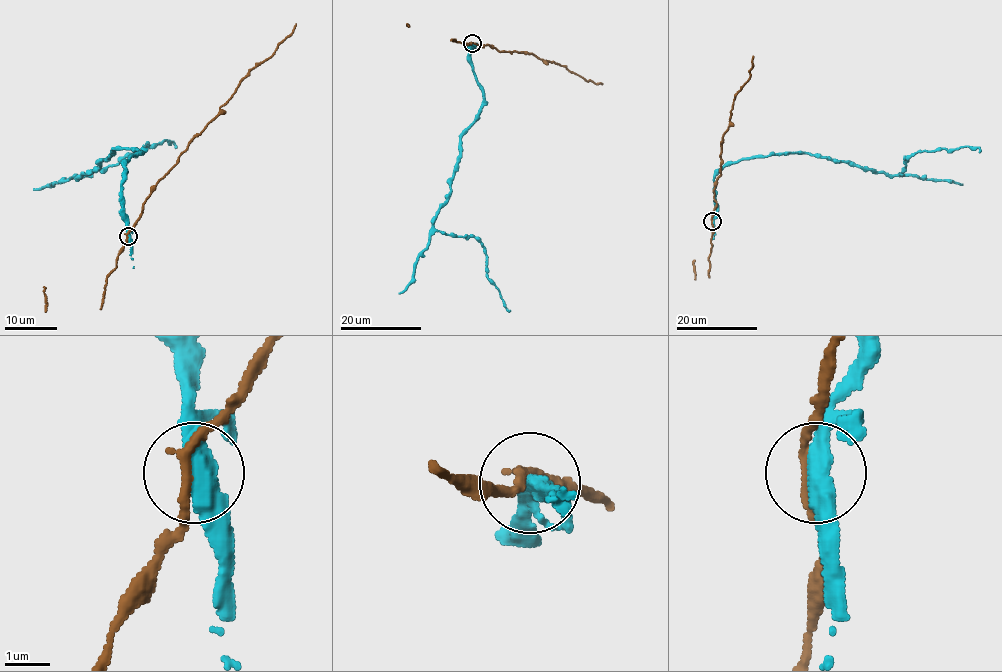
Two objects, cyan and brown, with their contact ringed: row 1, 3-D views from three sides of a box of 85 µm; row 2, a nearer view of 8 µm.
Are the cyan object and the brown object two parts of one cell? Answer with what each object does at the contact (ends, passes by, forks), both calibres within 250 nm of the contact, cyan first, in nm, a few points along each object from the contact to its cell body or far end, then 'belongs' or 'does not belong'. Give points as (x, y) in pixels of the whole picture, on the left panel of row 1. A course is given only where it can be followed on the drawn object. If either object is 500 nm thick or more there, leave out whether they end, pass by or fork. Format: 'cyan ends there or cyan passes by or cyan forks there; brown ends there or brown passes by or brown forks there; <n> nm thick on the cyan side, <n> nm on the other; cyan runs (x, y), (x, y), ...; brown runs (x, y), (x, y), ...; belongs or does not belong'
cyan passes by; brown passes by; 440 nm thick on the cyan side, 190 nm on the other; cyan runs (128, 236), (123, 177), (142, 152), (115, 148), (78, 177), (146, 143), (176, 148); brown runs (127, 236), (140, 216), (150, 190), (218, 113), (246, 75), (268, 59), (295, 24); does not belong

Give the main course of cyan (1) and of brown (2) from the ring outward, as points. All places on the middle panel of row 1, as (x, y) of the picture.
1: (472, 43), (483, 97), (462, 136), (449, 198), (433, 227), (481, 243), (486, 276), (510, 310)
2: (471, 43), (481, 47), (489, 45), (499, 51), (532, 53), (542, 60), (563, 65), (586, 81), (602, 84)

